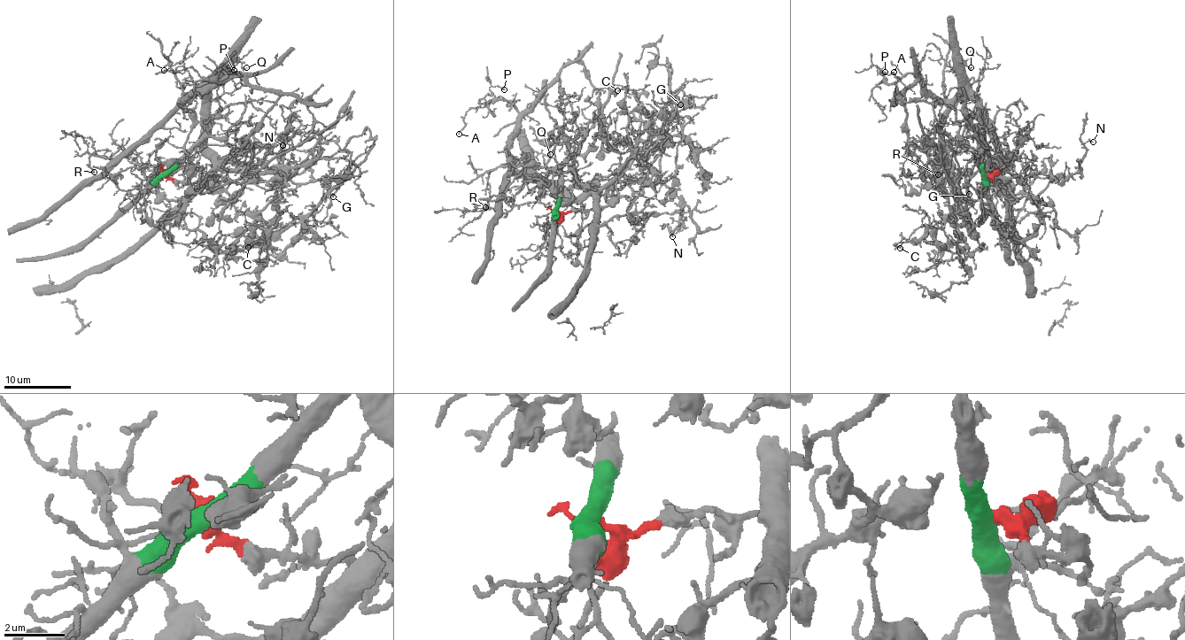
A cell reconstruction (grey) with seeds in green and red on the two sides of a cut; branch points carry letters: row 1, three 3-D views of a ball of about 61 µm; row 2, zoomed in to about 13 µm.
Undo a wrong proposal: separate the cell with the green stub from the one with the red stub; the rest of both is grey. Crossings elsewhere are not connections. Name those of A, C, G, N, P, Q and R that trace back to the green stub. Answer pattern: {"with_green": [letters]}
{"with_green": ["A", "P", "Q", "R"]}

